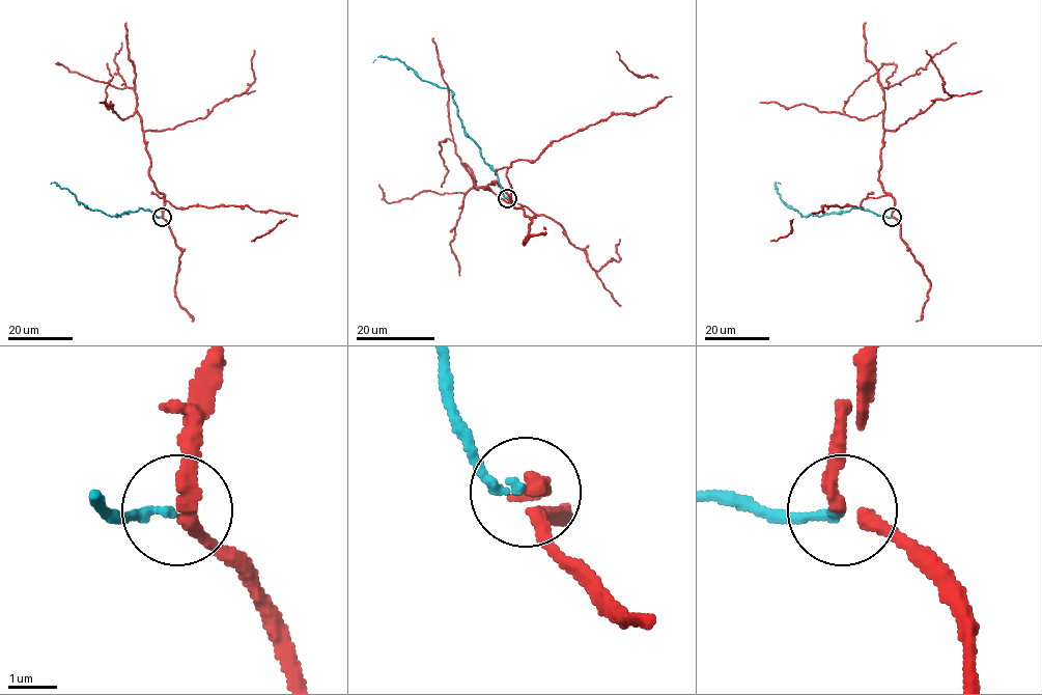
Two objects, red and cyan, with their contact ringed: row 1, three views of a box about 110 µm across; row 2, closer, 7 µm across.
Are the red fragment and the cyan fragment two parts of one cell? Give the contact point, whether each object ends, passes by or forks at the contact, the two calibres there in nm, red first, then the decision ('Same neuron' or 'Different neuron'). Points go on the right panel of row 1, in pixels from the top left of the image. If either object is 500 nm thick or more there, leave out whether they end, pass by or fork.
Place: (892, 217). At the ring red passes by. At the ring cyan ends. Thickness 280 nm (red) against 180 nm. Different neuron

